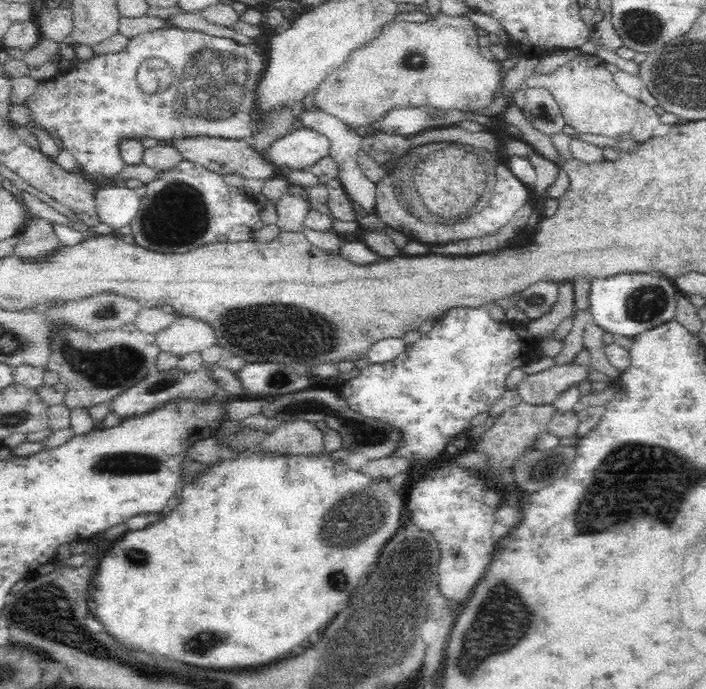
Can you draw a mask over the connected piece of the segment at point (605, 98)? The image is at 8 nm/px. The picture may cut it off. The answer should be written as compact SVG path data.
M581 53L556 67L548 74L532 73L524 81L526 86L547 88L559 104L568 125L580 133L618 136L633 130L637 119L639 99L619 90L614 73L608 71L606 62L593 54Z

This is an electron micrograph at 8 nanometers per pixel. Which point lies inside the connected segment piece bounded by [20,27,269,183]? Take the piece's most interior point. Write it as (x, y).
(93, 105)

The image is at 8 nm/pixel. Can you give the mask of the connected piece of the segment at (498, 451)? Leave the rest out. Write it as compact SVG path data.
M522 401L516 406L507 408L499 414L493 425L484 431L475 446L471 446L477 451L484 451L489 457L488 473L500 467L511 467L514 458L522 453L526 446L533 444L541 433L546 431L549 420L556 414L554 405L552 404L530 404Z

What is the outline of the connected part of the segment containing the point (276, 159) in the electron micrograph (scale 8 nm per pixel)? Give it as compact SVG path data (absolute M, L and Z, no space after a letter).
M299 124L272 143L267 157L276 167L306 169L328 155L330 147L330 139L323 132Z

